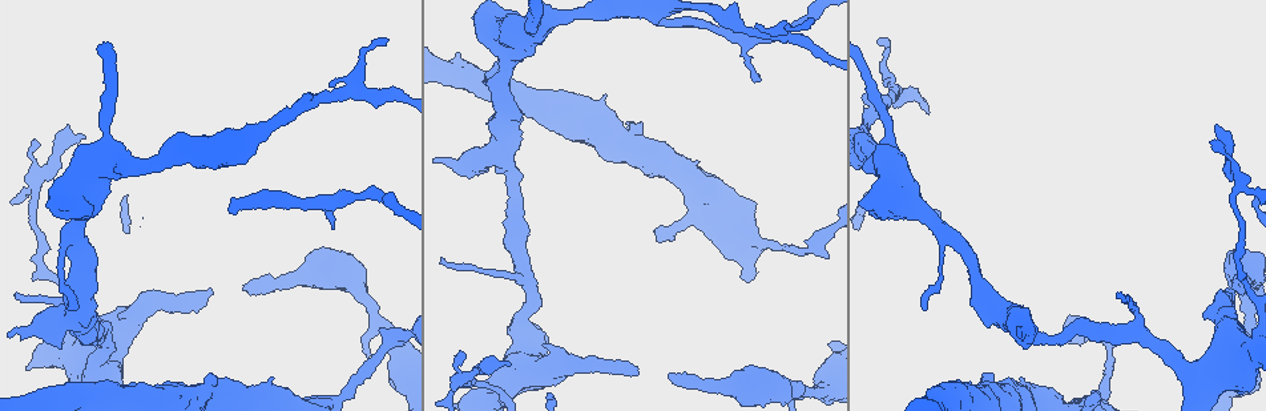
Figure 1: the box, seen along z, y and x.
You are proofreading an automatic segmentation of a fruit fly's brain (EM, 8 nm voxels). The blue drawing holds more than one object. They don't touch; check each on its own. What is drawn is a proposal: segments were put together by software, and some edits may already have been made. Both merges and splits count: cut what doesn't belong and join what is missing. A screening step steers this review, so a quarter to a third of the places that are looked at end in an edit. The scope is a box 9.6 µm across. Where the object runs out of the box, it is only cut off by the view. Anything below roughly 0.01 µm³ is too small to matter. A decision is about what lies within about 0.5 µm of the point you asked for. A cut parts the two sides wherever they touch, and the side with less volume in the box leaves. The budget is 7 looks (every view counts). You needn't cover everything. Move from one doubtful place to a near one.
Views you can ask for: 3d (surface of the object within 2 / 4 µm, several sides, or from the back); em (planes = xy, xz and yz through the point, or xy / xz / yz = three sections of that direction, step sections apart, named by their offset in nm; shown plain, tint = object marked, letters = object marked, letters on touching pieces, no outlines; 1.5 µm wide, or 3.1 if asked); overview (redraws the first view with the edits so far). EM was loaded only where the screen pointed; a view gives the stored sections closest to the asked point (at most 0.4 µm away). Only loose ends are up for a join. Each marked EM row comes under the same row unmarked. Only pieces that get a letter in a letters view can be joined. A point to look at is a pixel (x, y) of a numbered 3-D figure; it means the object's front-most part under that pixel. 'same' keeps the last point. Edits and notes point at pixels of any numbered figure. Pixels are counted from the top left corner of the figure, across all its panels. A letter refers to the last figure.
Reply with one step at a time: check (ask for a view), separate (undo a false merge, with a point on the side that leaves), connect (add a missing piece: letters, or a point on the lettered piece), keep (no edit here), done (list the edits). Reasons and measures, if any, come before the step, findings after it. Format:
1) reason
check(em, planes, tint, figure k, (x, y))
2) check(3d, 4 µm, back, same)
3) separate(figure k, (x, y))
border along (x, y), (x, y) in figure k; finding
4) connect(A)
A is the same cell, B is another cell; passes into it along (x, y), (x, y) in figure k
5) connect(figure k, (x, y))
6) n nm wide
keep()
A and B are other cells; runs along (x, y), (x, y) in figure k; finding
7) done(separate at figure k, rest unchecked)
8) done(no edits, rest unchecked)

free end
check(em, planes, tint, figure 1, (981, 377))

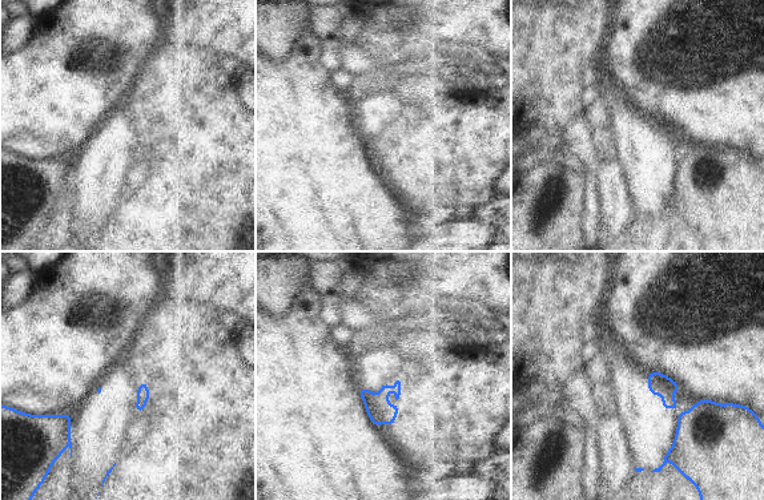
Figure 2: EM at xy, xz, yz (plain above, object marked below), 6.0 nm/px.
check(em, planes, letters, same)

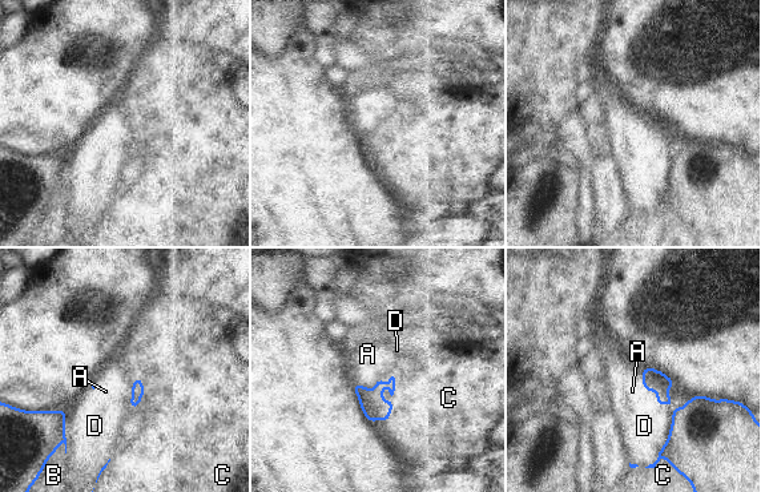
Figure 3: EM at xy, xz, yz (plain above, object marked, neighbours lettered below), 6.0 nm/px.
keep()
A, B, C and D are other cells; runs along (645, 370), (677, 412), (668, 444) in figure 3; no lettered piece goes on from it

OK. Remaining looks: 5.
thin end
check(3d, 4 µm, back, figure 1, (332, 229))

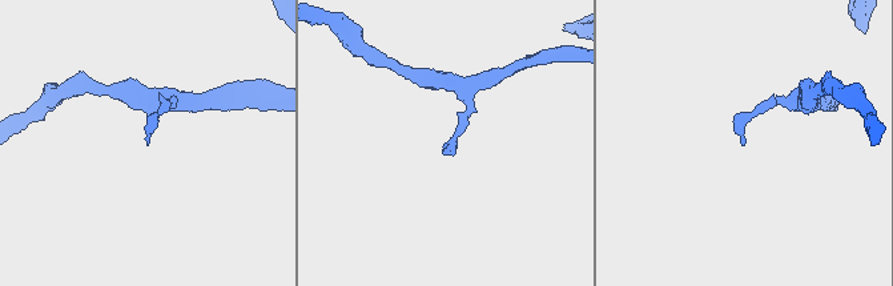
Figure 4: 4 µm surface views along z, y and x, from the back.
check(em, planes, tint, figure 4, (743, 145))

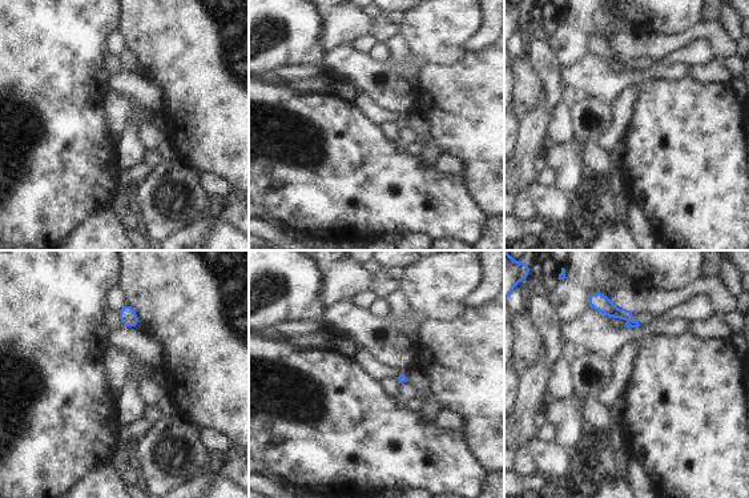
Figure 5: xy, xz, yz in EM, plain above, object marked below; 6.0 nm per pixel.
check(em, planes, letters, same)

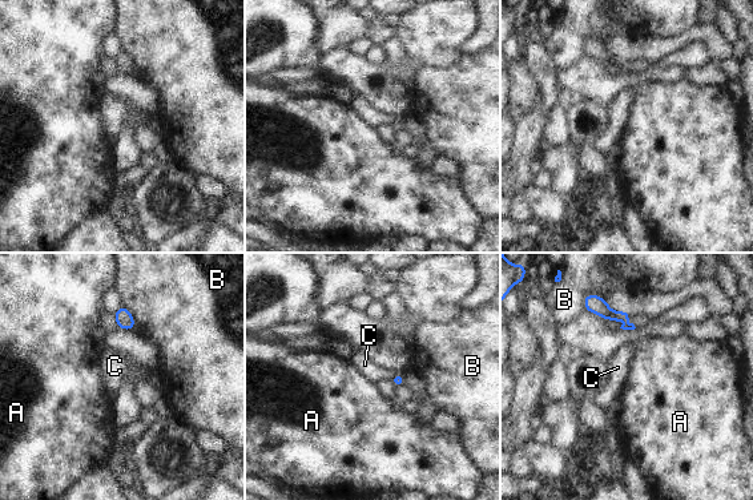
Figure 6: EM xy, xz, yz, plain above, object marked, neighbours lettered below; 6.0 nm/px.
keep()
A, B and C are other cells; border along (395, 373), (391, 379) in figure 6; no lettered piece goes on from it

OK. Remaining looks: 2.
done(no edits, rest unchecked)

